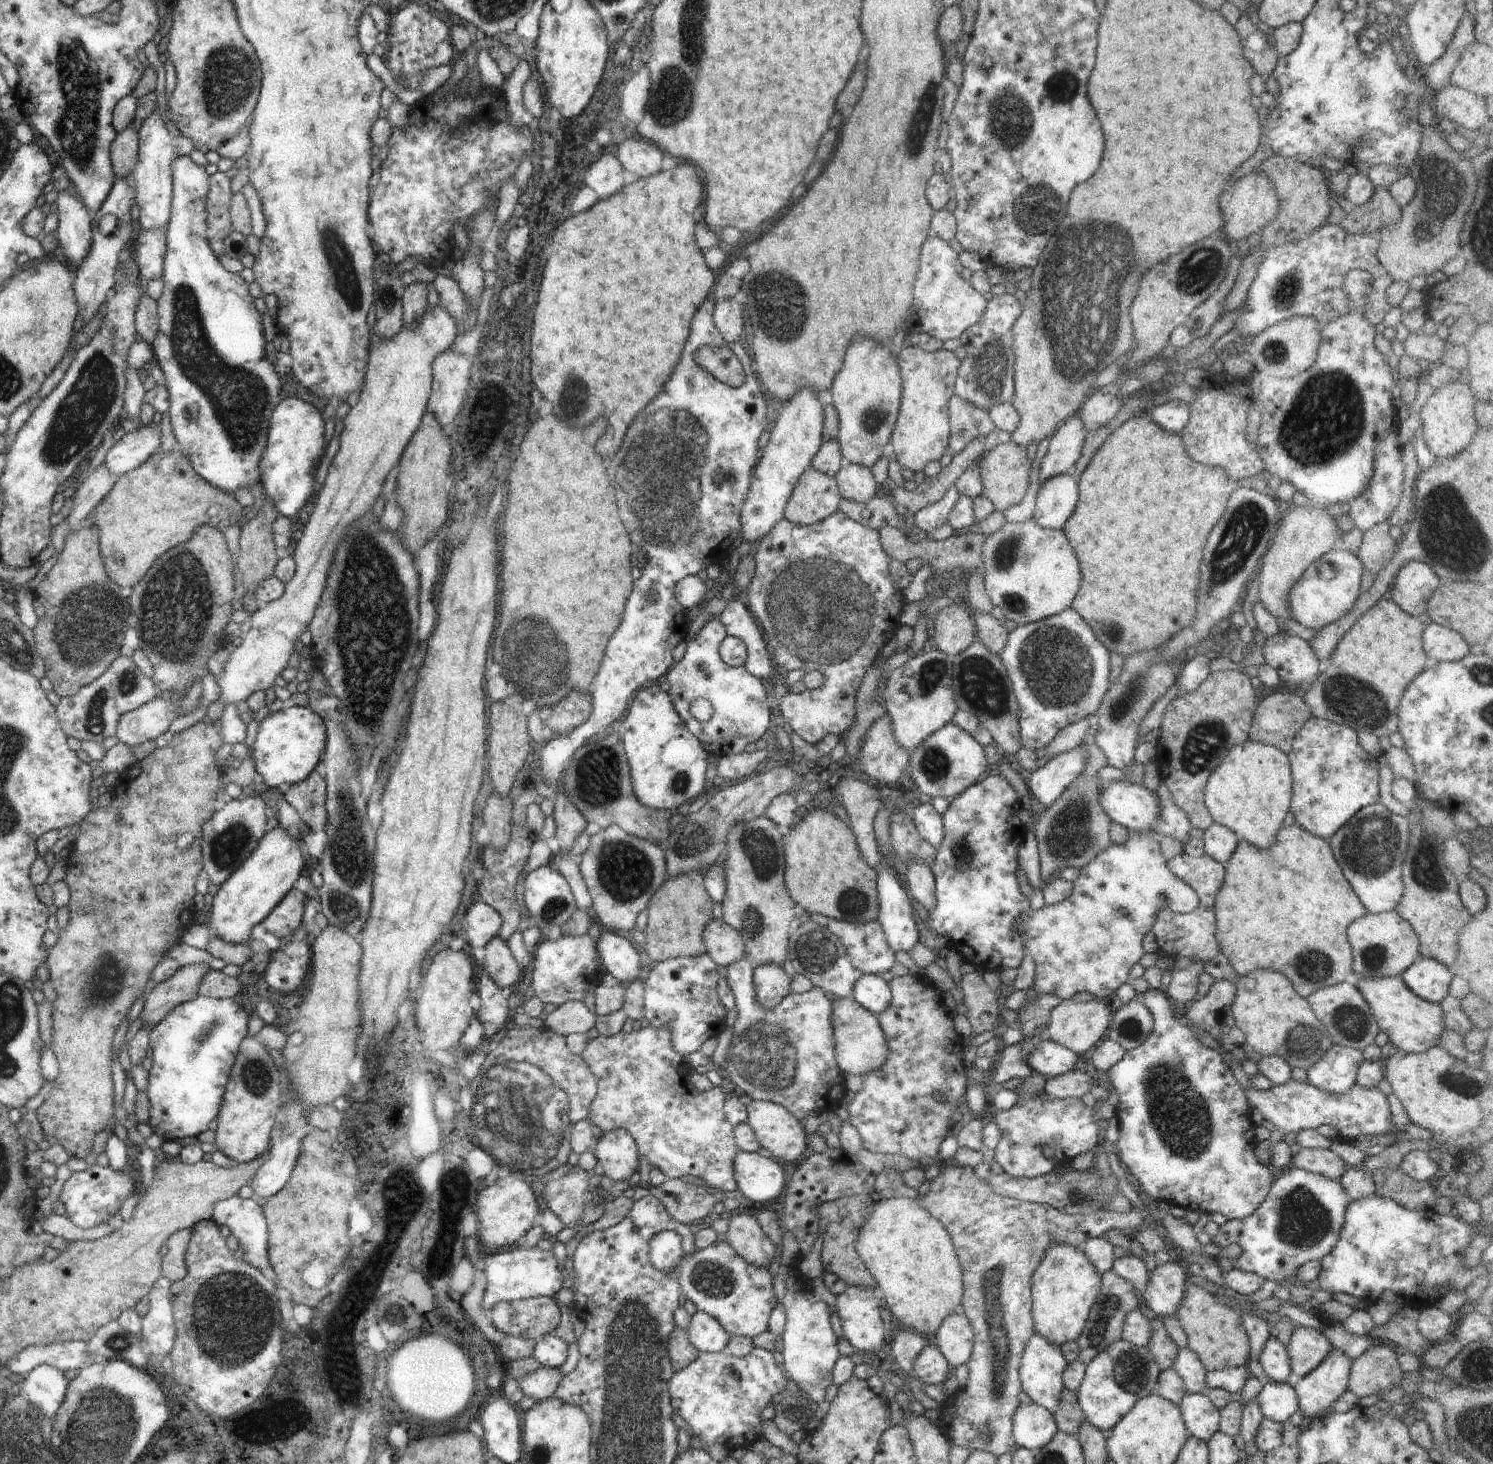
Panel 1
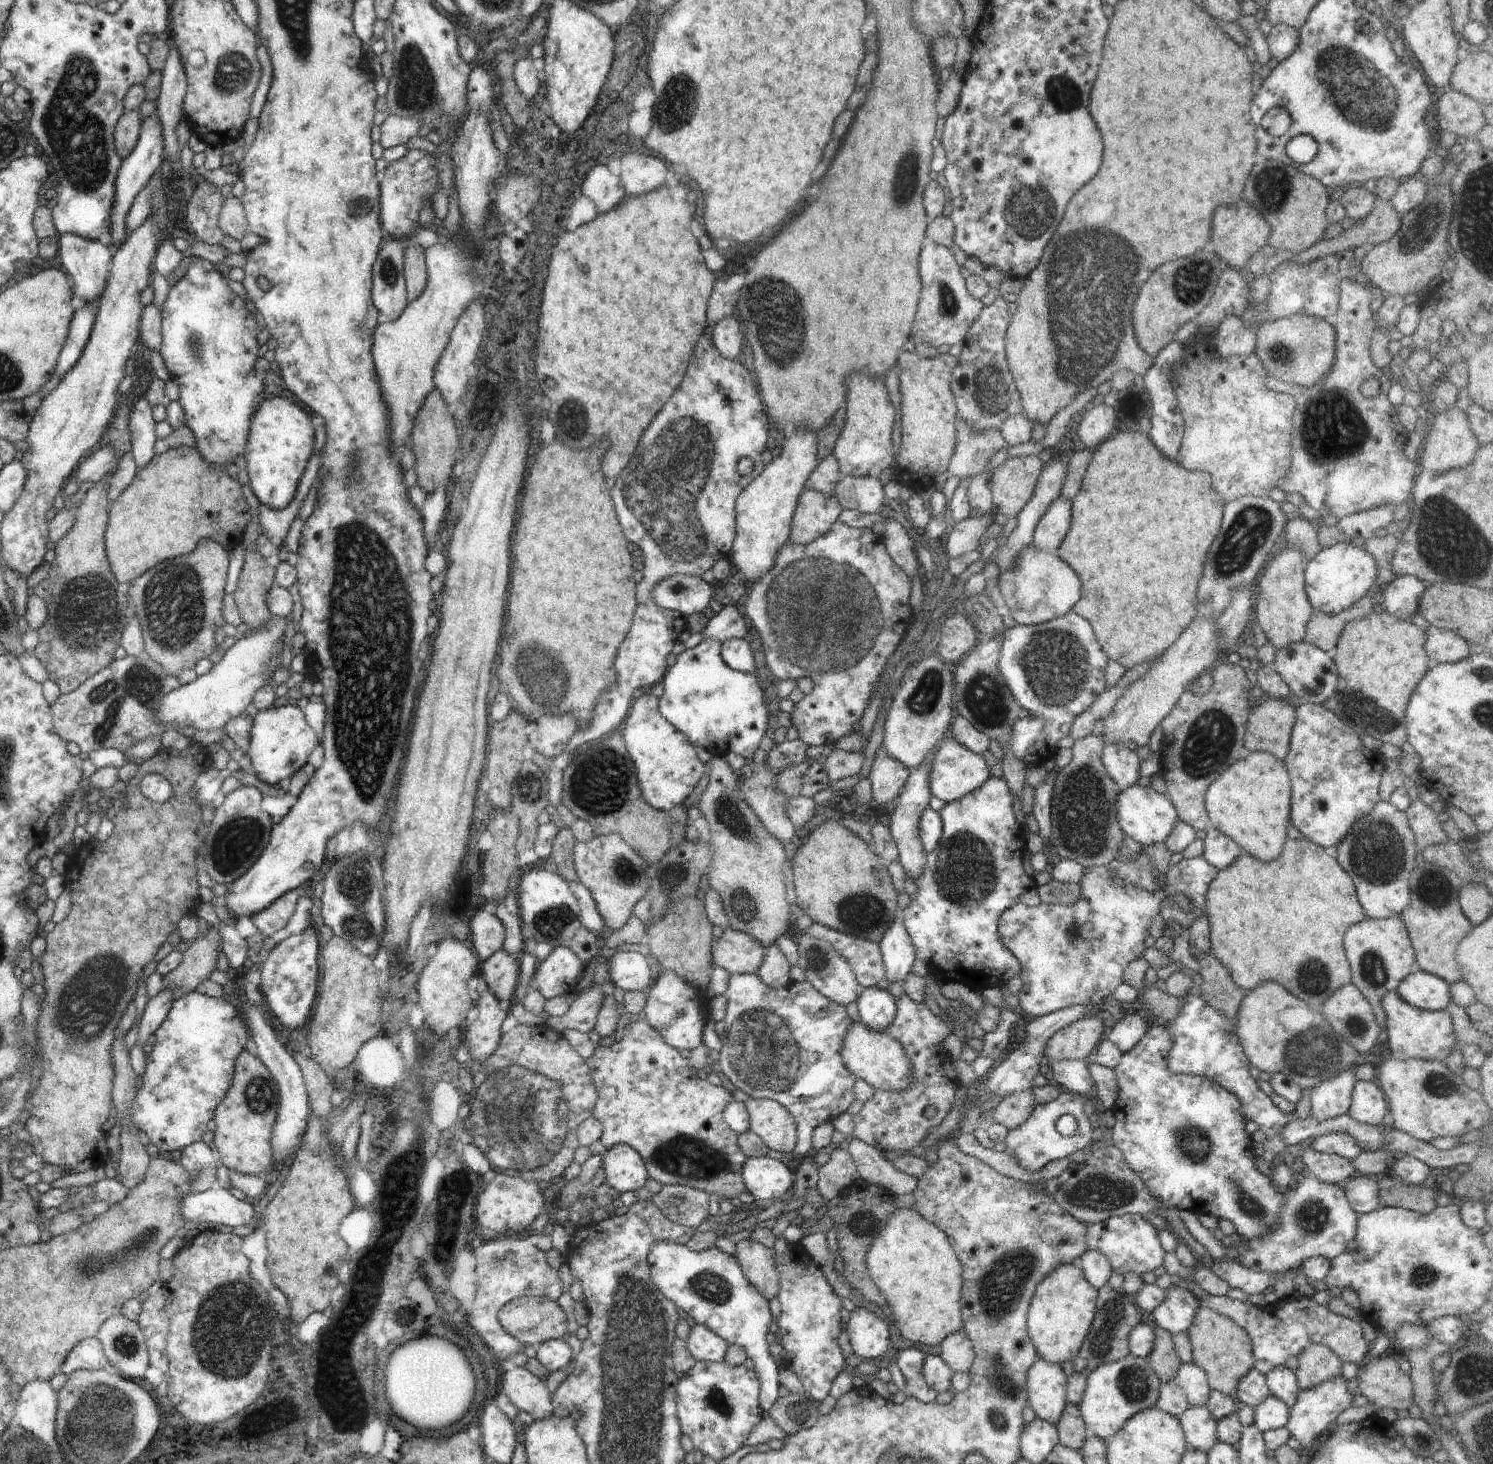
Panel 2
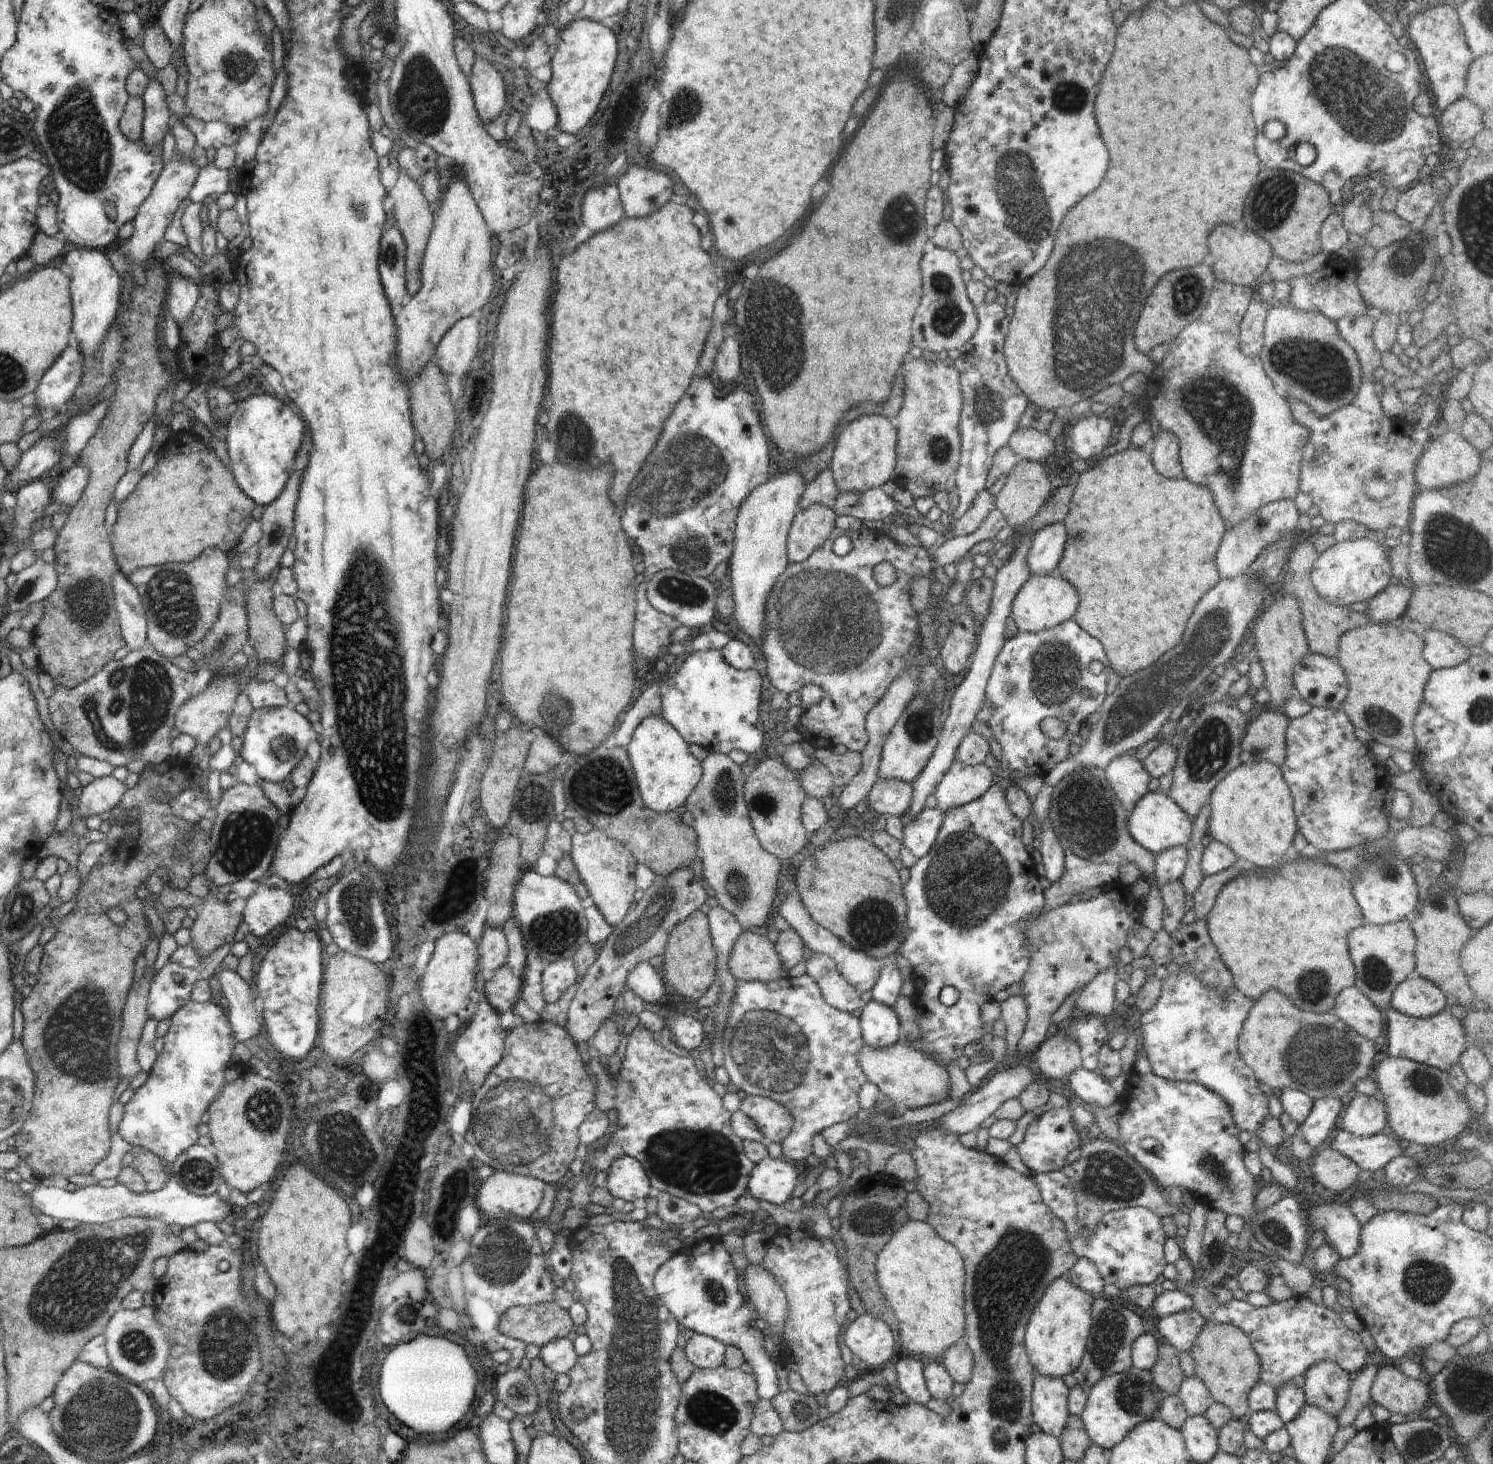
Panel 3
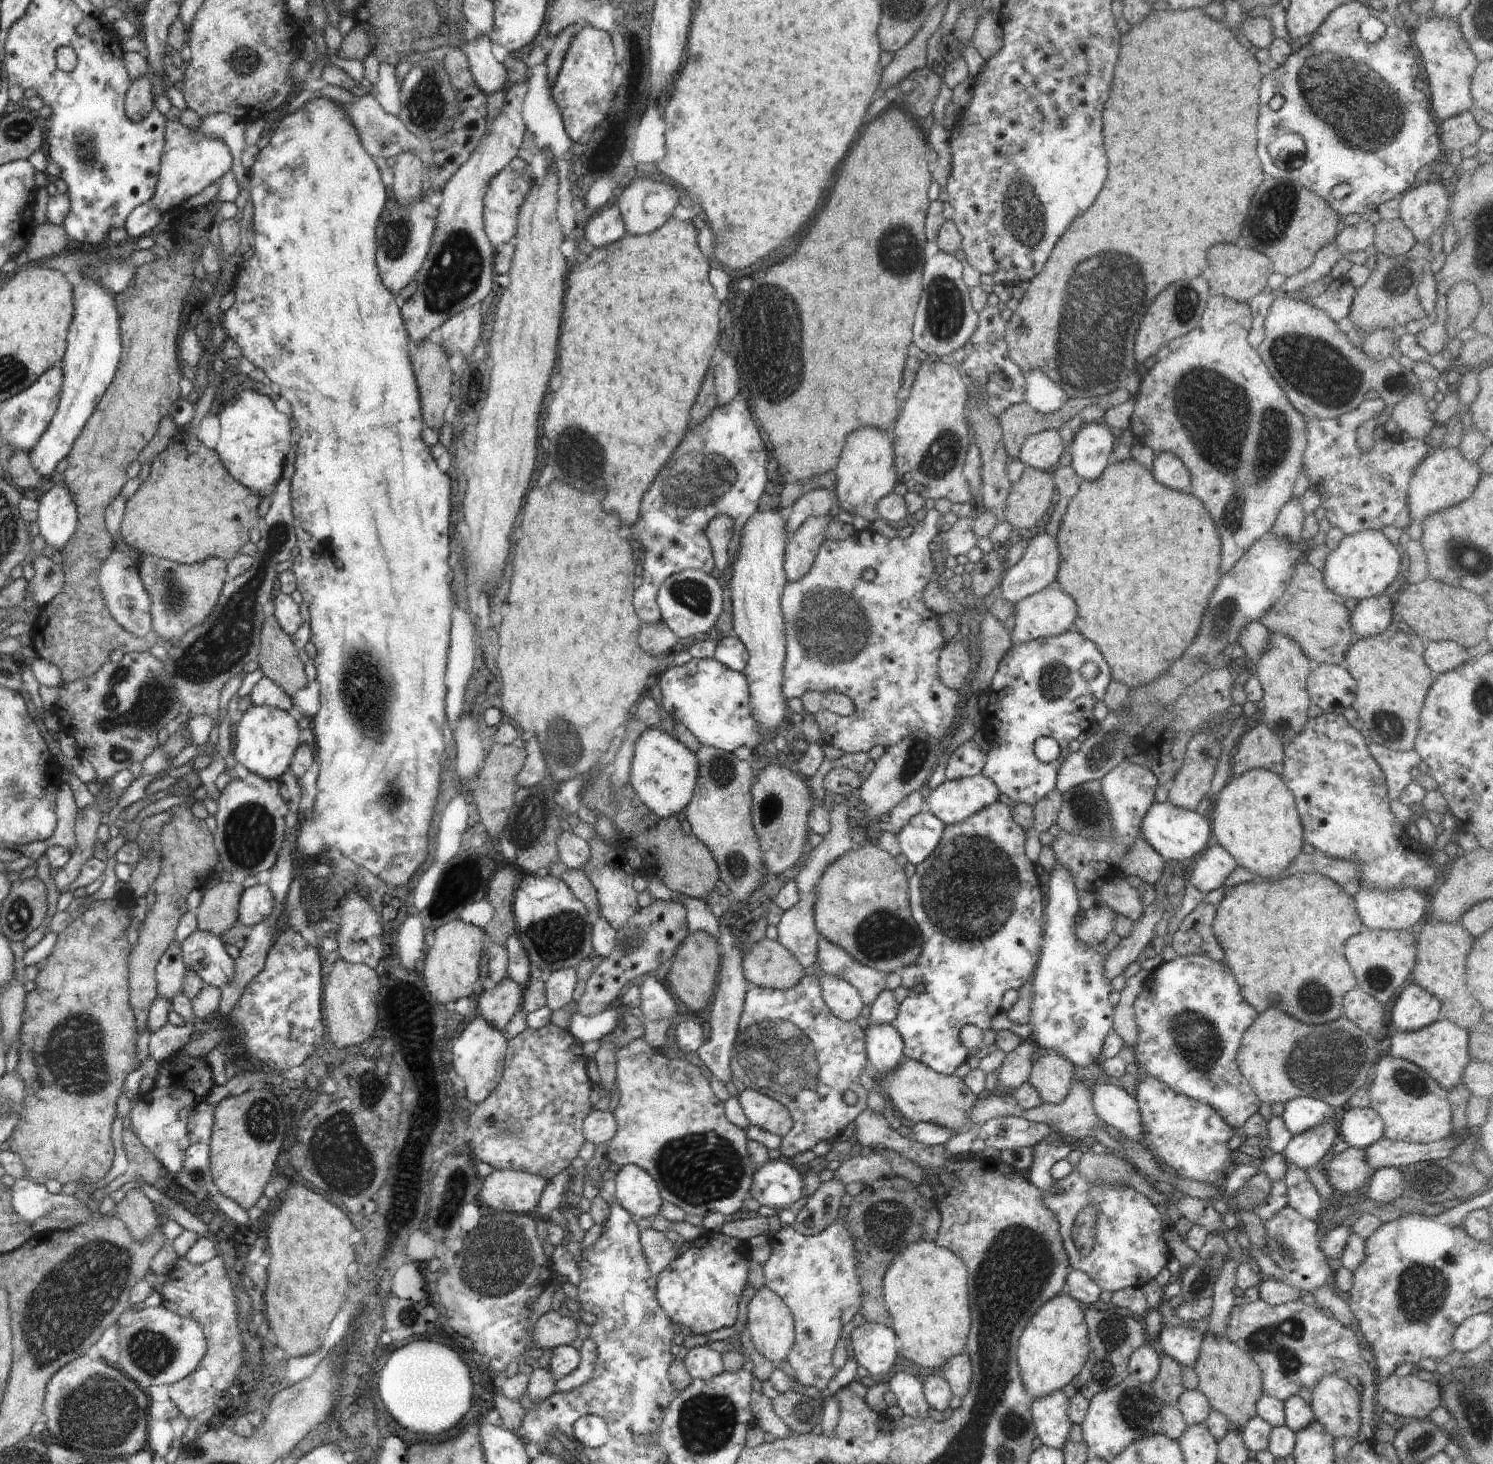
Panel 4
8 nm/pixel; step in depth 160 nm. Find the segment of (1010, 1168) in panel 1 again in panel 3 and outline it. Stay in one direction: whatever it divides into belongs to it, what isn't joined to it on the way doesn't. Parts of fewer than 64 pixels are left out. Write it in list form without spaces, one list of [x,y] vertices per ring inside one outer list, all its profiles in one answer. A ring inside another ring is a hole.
[[[1070,1105],[1046,1110],[1028,1126],[1022,1143],[1016,1146],[1022,1162],[1037,1173],[1060,1171],[1067,1163],[1066,1156],[1082,1144],[1079,1127],[1072,1119]]]

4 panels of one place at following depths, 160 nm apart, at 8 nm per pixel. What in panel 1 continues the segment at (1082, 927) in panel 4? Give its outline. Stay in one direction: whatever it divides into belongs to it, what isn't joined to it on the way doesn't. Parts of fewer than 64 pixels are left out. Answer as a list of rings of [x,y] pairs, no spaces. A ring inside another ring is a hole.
[[[1158,831],[1130,832],[1126,842],[1112,843],[1108,850],[1100,852],[1081,869],[1070,898],[1020,914],[1014,928],[1020,932],[1022,948],[1027,950],[1025,954],[1034,960],[1036,966],[1032,993],[1052,993],[1063,1001],[1078,992],[1090,992],[1097,999],[1112,1002],[1115,990],[1130,982],[1130,969],[1144,956],[1142,940],[1152,931],[1155,916],[1162,911],[1186,914],[1197,910],[1199,897],[1196,892],[1168,870],[1167,859],[1160,851],[1161,838]]]

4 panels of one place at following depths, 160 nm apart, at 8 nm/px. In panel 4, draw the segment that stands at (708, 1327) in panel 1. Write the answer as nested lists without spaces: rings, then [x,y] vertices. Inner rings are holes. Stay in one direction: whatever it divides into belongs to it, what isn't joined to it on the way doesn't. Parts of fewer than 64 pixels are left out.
[[[708,1345],[691,1346],[682,1362],[693,1380],[710,1380],[724,1372],[722,1355],[711,1350]]]

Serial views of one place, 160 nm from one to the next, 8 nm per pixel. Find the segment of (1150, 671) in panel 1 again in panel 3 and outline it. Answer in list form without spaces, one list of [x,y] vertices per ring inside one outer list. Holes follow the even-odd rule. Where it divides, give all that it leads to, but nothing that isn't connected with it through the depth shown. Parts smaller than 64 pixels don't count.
[[[1125,753],[1114,757],[1104,769],[1115,795],[1130,814],[1136,801],[1149,791],[1149,772],[1136,757]]]

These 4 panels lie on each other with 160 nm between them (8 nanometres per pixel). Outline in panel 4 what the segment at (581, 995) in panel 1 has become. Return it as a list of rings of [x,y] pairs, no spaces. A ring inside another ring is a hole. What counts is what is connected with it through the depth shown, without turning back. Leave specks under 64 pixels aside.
[[[564,968],[550,974],[546,980],[546,1003],[551,1011],[563,1009],[573,1000],[577,984],[577,970]]]

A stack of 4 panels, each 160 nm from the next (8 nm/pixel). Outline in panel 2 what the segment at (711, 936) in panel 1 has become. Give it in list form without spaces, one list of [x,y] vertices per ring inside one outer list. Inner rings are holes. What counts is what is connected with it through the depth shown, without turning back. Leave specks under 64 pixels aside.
[[[732,928],[724,930],[711,944],[711,955],[716,967],[730,974],[754,973],[763,963],[765,947],[749,934]]]

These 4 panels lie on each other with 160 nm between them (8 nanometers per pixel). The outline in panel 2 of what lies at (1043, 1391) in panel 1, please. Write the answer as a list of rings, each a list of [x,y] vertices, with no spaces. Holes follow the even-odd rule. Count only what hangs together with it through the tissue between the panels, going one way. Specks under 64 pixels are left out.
[[[1040,1356],[1027,1370],[1026,1388],[1030,1406],[1036,1417],[1054,1426],[1068,1404],[1065,1393],[1067,1377],[1062,1366]]]

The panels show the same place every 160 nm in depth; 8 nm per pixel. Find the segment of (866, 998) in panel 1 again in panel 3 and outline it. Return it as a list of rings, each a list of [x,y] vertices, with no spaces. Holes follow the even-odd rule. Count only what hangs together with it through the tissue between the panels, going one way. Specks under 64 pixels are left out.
[[[871,999],[866,1003],[859,1021],[864,1044],[874,1050],[882,1050],[902,1042],[903,1031],[897,1013],[881,1002]]]

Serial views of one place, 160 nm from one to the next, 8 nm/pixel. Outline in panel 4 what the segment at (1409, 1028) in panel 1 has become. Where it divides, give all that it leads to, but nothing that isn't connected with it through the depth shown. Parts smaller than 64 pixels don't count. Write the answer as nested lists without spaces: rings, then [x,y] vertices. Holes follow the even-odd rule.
[[[1443,1019],[1434,1022],[1432,1026],[1426,1026],[1424,1030],[1416,1030],[1416,1032],[1398,1032],[1392,1029],[1393,1024],[1389,1024],[1390,1055],[1395,1058],[1400,1058],[1412,1062],[1424,1070],[1432,1080],[1438,1082],[1438,1086],[1447,1093],[1456,1086],[1456,1084],[1463,1084],[1464,1068],[1471,1062],[1469,1050],[1469,1034],[1466,1030],[1456,1026],[1452,1022]]]

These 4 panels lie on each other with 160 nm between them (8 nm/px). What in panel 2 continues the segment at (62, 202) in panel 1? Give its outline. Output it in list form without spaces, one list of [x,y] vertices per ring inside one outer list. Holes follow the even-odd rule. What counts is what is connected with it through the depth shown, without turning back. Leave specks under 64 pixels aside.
[[[74,233],[60,235],[58,250],[60,262],[74,280],[75,285],[72,289],[76,302],[86,301],[98,306],[100,295],[107,284],[113,251],[110,250],[108,245],[101,243],[99,240],[85,239]]]

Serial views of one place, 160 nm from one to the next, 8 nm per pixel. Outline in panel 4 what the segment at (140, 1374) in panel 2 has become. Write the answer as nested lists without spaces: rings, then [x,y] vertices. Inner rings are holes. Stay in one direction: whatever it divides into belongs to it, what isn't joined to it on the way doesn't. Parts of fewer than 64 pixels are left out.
[[[164,1306],[144,1310],[126,1310],[115,1323],[120,1326],[120,1361],[116,1368],[132,1378],[134,1383],[147,1391],[156,1385],[170,1385],[183,1380],[194,1372],[206,1356],[206,1336],[202,1324],[182,1314],[176,1314]]]

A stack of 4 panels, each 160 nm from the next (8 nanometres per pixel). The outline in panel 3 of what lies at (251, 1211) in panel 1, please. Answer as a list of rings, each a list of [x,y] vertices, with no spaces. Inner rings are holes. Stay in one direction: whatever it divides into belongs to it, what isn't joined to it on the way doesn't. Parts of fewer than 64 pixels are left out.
[[[169,1180],[159,1191],[152,1193],[148,1190],[135,1193],[127,1186],[117,1183],[112,1187],[95,1184],[71,1192],[59,1187],[37,1186],[30,1196],[37,1214],[44,1213],[52,1216],[56,1222],[68,1218],[78,1220],[80,1225],[101,1225],[122,1217],[148,1217],[161,1220],[167,1225],[180,1224],[185,1229],[194,1227],[199,1222],[222,1222],[234,1216],[230,1203],[220,1199],[218,1193],[197,1195],[186,1190],[174,1180]]]

